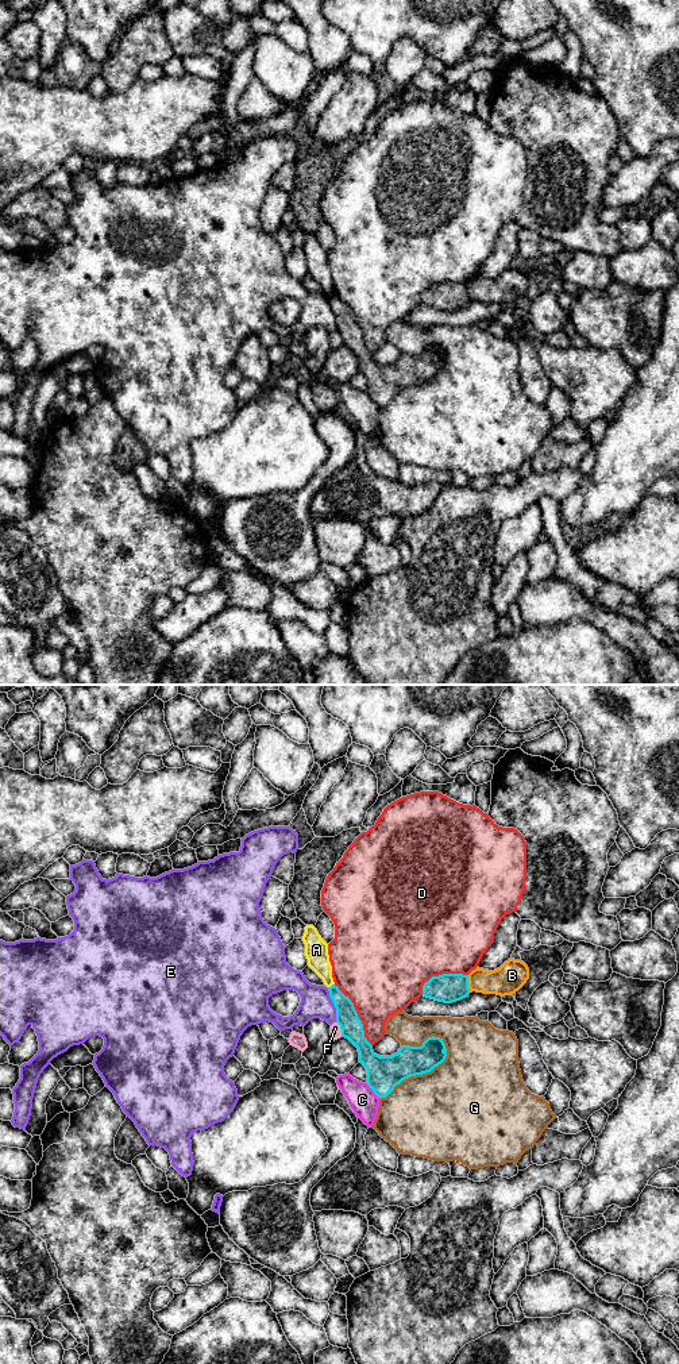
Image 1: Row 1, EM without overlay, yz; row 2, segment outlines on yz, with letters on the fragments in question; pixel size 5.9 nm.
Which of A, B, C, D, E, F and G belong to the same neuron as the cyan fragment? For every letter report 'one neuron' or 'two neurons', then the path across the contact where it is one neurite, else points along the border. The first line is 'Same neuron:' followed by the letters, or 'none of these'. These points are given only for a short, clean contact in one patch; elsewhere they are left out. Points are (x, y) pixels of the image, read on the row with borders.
Same neuron: none of these
A: two neurons; border yz (334, 983), (328, 987)
B: two neurons; border yz (467, 975), (467, 987), (471, 991)
C: two neurons
D: two neurons
E: two neurons; border yz (327, 989), (335, 1008), (336, 1021)
F: two neurons; border yz (336, 1021), (342, 1036)
G: two neurons

